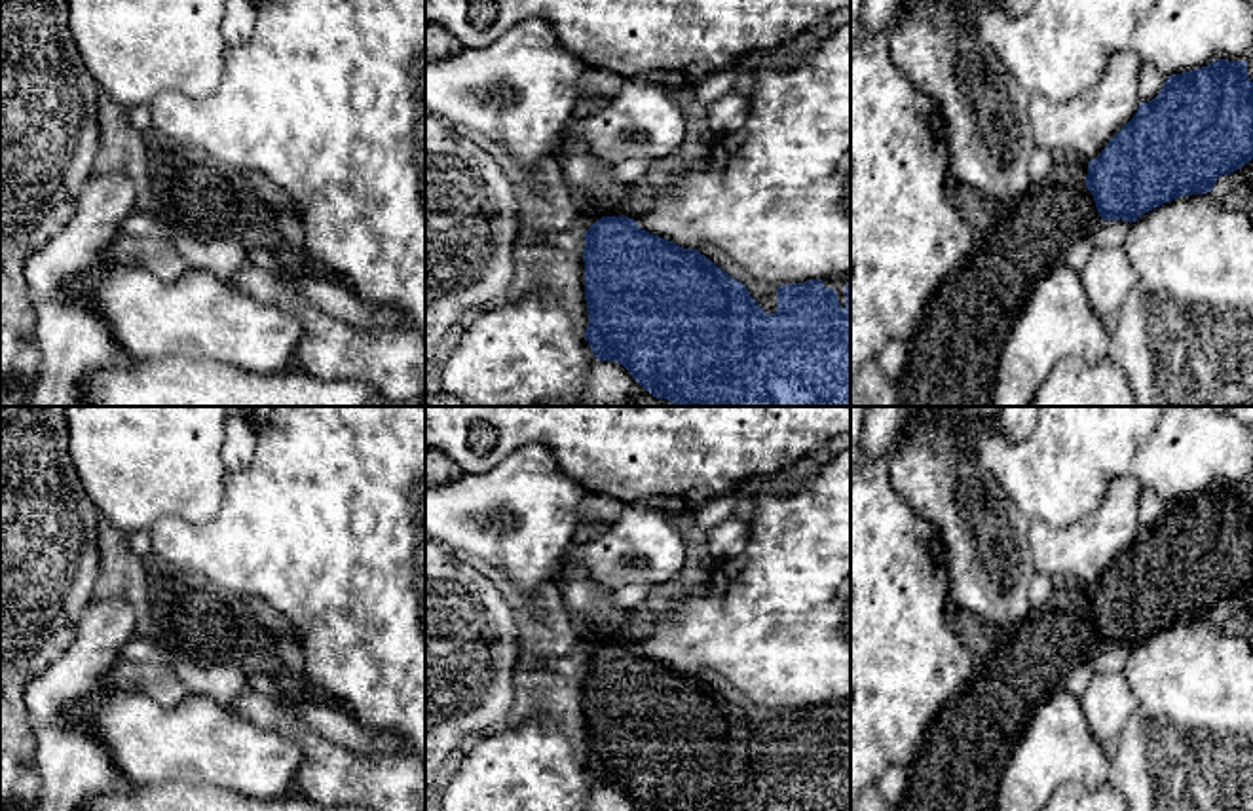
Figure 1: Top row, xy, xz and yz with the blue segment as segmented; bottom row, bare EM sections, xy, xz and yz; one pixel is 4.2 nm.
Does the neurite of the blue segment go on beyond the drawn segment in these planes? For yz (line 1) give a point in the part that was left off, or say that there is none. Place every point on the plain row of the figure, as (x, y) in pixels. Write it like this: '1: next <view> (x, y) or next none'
1: next none

